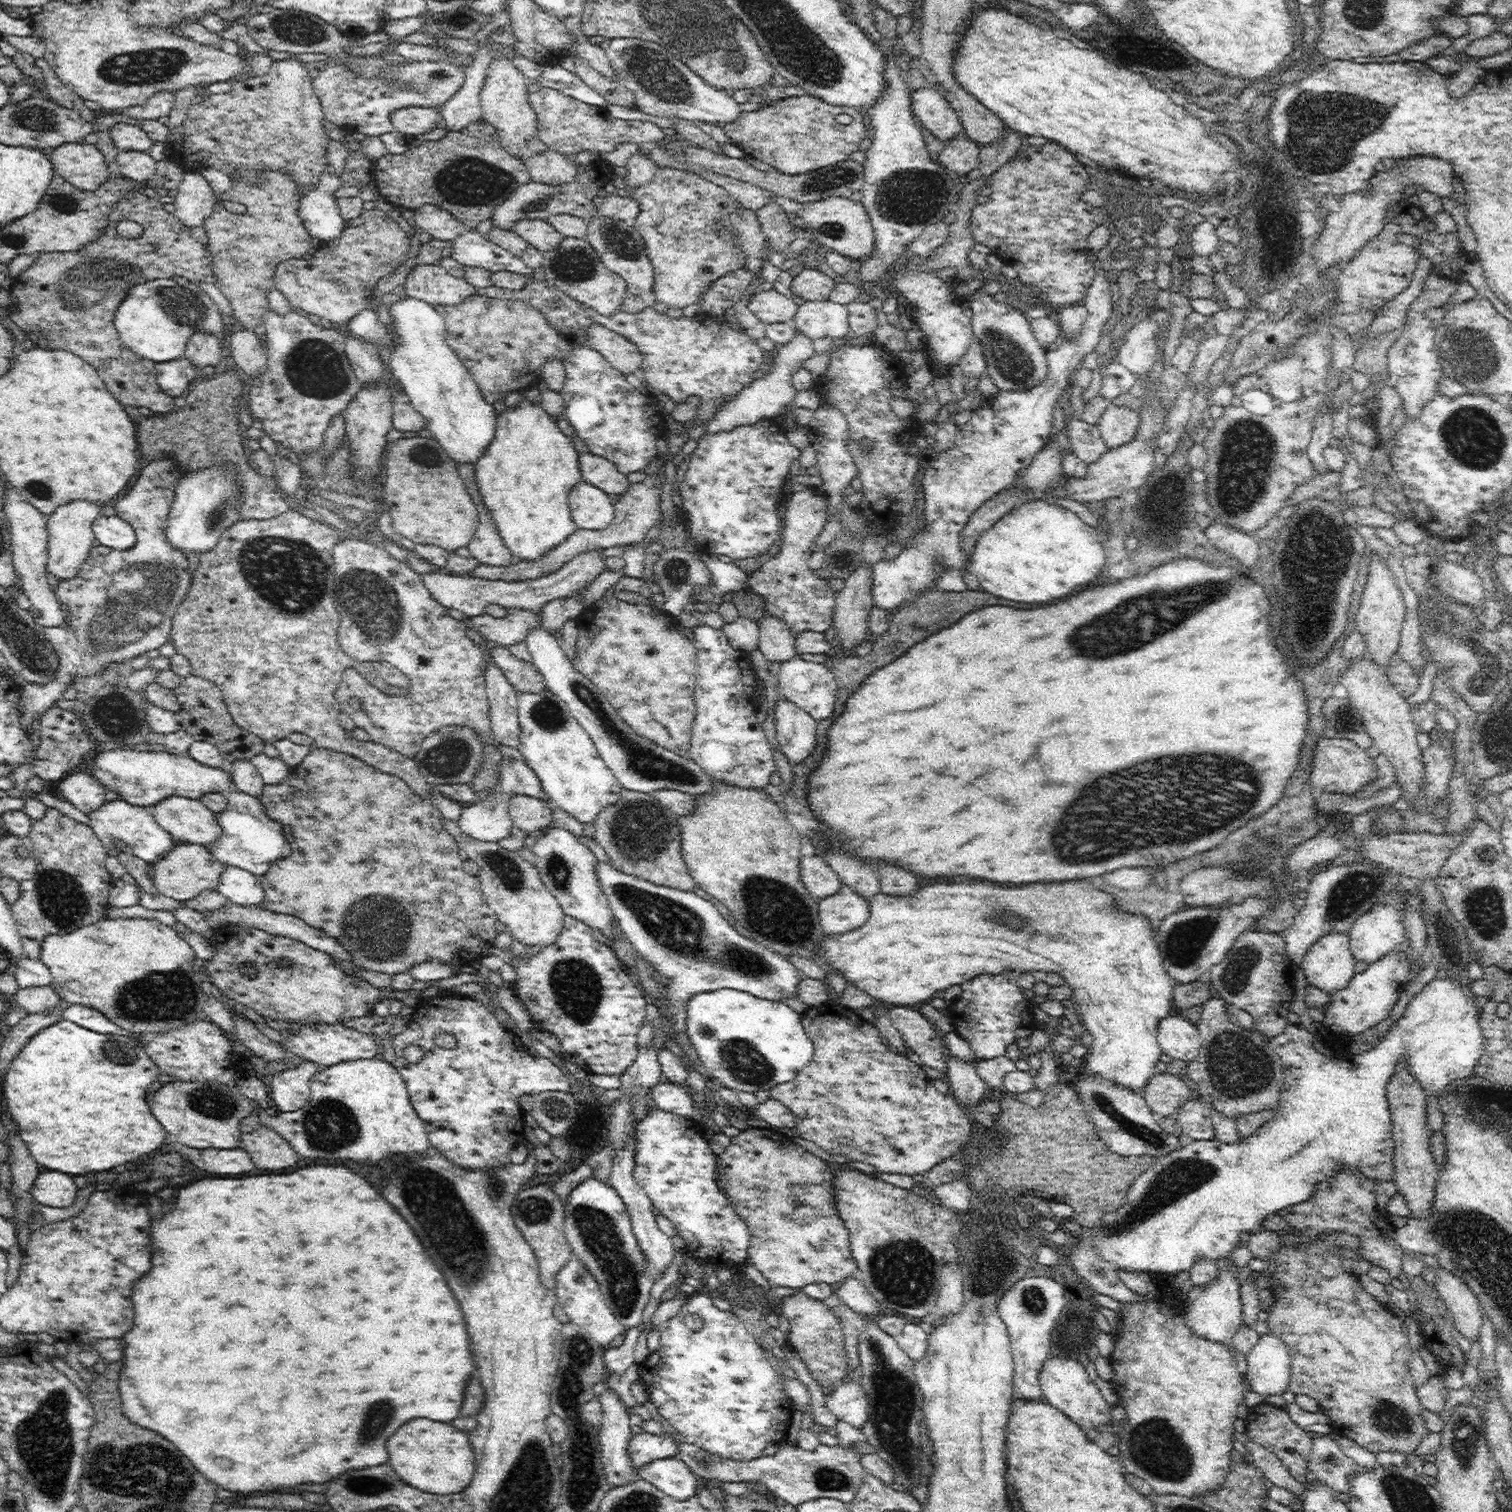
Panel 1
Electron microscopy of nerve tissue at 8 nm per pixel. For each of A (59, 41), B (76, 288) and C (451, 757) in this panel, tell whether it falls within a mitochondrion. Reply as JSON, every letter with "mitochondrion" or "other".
{"A":"other","B":"mitochondrion","C":"mitochondrion"}

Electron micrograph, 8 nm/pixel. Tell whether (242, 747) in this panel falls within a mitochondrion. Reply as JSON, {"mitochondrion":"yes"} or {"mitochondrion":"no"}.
{"mitochondrion":"no"}

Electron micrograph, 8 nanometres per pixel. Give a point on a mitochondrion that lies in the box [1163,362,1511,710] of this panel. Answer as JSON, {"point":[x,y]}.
{"point":[1472,436]}

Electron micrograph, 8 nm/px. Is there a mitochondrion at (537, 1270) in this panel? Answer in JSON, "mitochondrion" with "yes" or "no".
{"mitochondrion":"no"}

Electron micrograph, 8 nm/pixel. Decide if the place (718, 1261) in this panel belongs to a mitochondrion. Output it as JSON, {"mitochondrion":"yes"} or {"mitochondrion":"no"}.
{"mitochondrion":"no"}

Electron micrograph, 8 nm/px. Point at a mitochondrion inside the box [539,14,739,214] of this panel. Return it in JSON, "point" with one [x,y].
{"point":[659,75]}

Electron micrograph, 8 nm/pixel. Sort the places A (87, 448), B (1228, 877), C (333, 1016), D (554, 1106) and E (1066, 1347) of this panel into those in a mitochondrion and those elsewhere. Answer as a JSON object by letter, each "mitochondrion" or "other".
{"A":"other","B":"mitochondrion","C":"other","D":"mitochondrion","E":"other"}

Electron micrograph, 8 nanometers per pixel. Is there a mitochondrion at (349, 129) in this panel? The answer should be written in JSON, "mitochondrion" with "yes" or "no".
{"mitochondrion":"no"}

